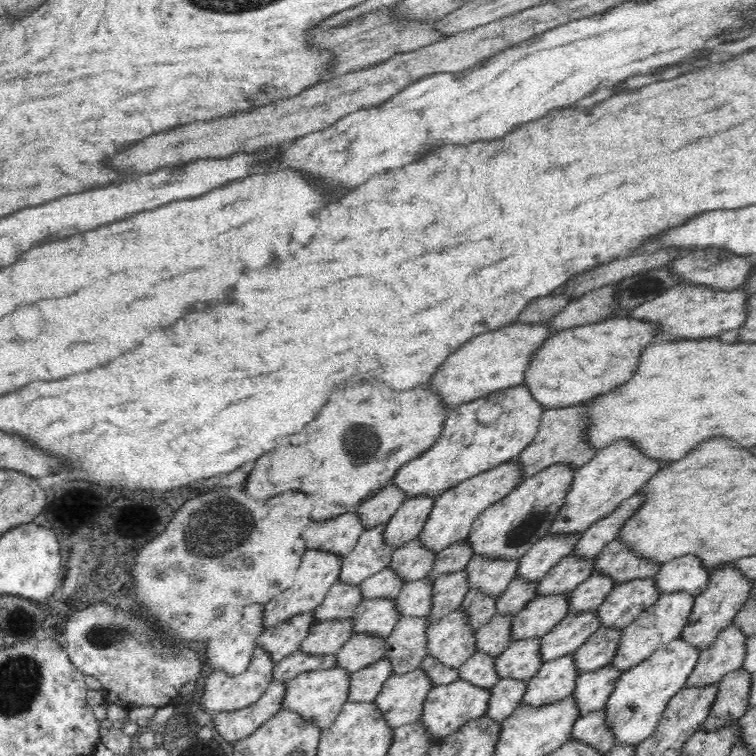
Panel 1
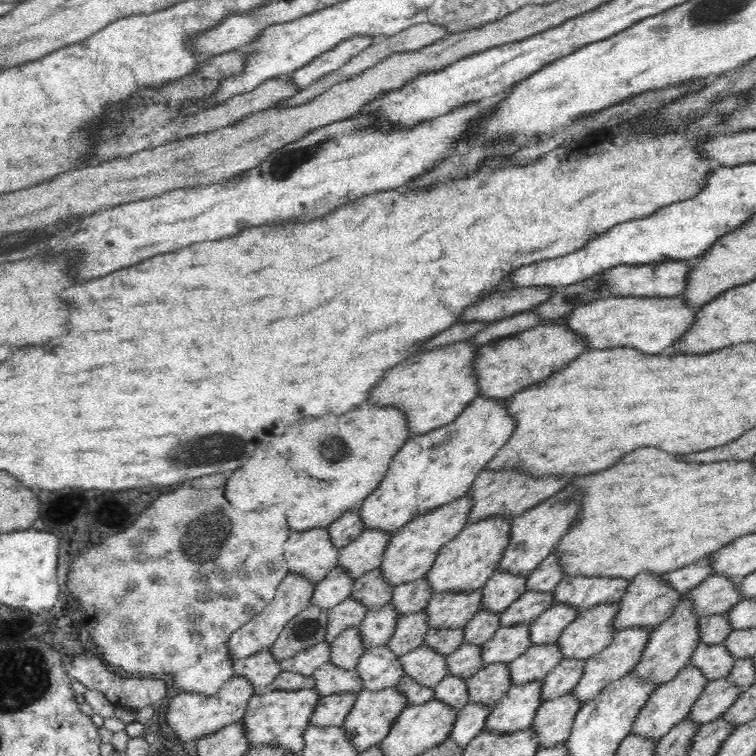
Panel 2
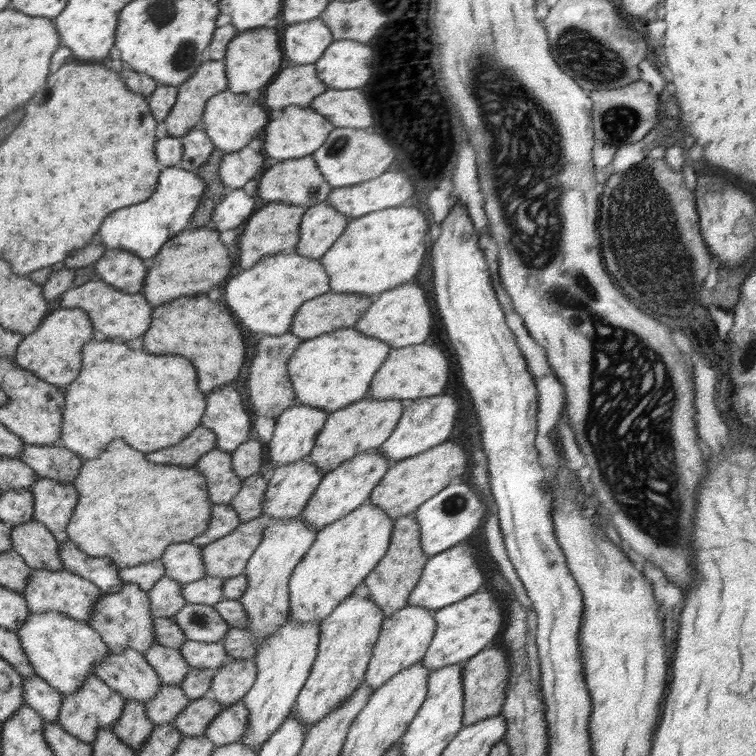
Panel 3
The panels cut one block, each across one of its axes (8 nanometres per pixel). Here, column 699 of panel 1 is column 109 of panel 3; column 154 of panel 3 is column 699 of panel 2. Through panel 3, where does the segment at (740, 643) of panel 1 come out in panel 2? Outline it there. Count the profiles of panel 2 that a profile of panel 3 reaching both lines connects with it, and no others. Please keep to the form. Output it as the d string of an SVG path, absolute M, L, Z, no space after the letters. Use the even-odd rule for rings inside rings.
M691 664L686 665L670 682L665 682L652 691L648 700L644 703L643 709L634 719L630 735L659 741L665 734L670 732L671 728L687 718L691 706L697 696L700 696L701 690L707 682L707 678L704 678L699 668L691 666Z

